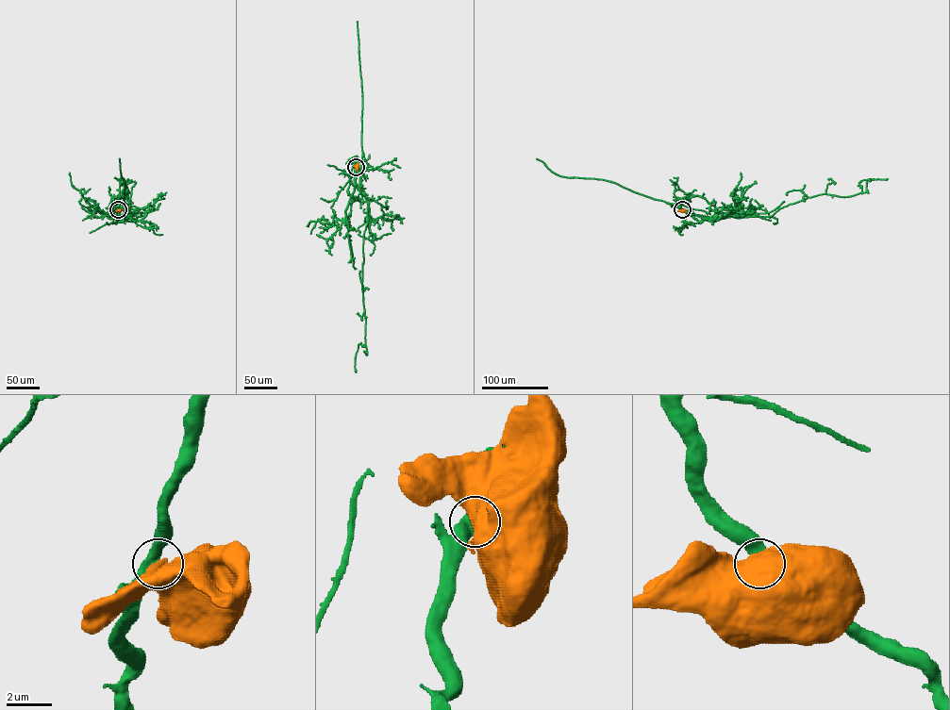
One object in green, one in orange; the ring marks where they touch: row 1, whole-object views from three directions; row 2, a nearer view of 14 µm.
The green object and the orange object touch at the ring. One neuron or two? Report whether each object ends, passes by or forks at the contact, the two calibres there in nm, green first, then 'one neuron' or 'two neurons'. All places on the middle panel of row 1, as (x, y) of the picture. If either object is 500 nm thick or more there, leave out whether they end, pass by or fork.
calibres 550 and 550 nm; two neurons

